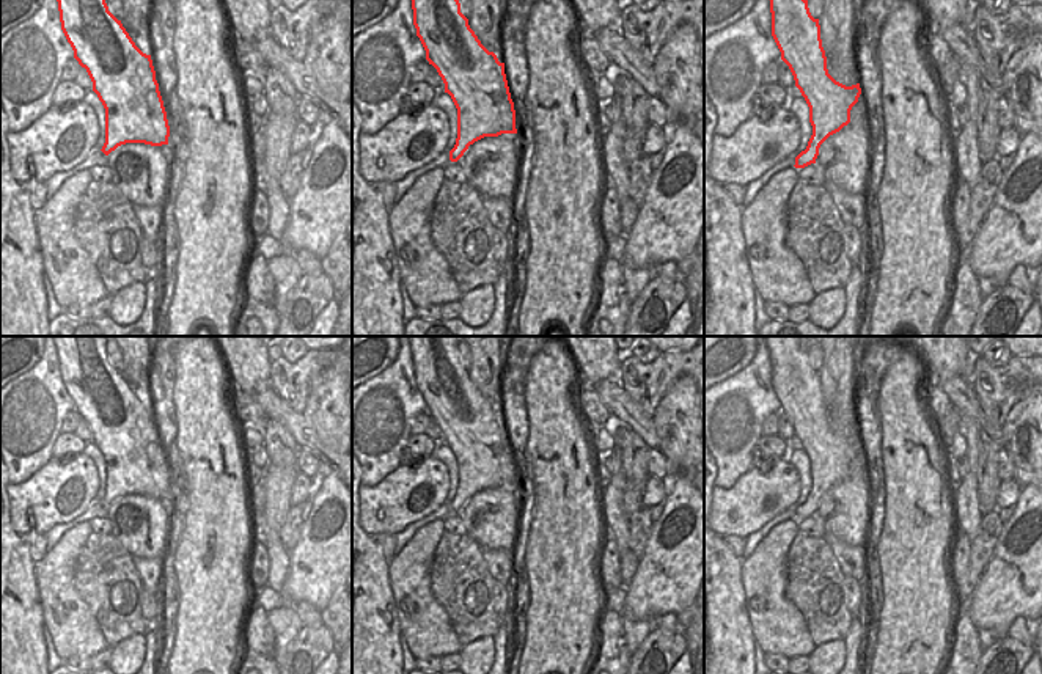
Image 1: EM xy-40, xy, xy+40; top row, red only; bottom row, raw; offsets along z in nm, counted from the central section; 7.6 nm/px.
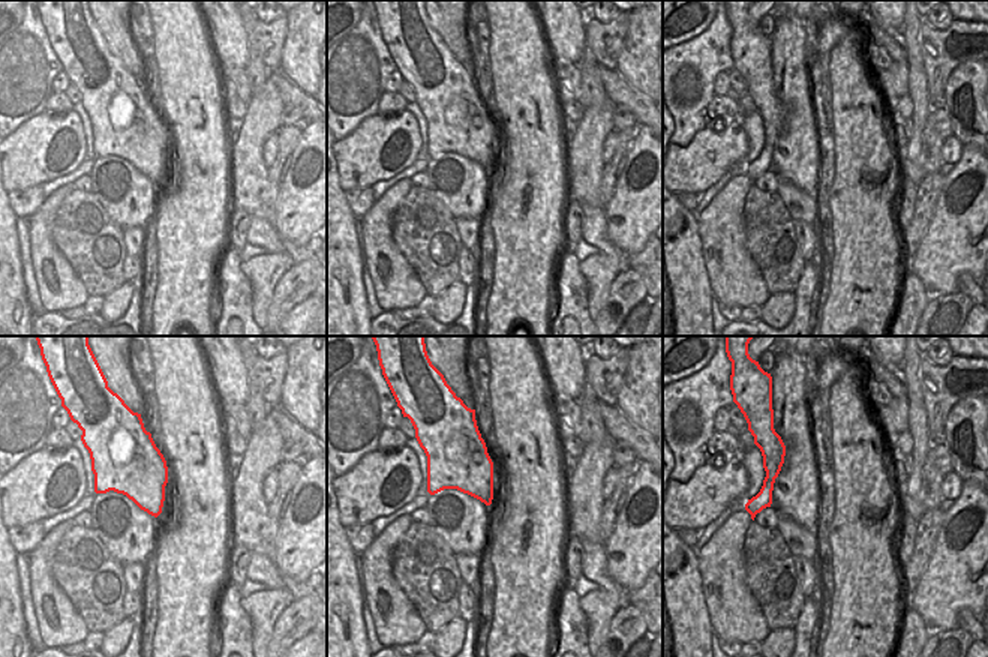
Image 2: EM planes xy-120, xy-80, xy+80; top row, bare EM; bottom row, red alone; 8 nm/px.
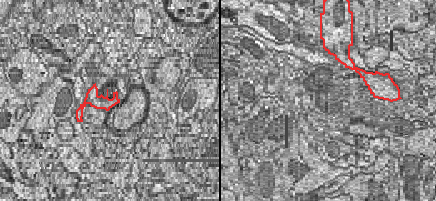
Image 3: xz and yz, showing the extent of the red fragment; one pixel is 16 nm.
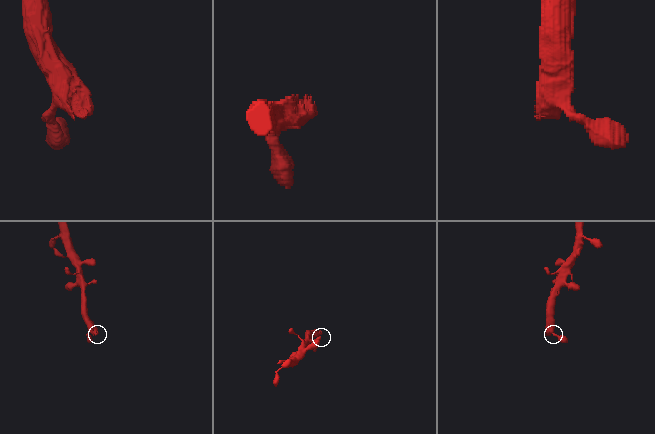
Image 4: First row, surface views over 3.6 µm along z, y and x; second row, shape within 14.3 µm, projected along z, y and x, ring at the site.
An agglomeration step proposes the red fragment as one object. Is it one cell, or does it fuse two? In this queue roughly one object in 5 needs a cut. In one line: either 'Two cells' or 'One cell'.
One cell.

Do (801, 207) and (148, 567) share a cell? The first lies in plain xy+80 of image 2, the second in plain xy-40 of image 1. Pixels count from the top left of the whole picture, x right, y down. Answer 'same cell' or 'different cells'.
same cell

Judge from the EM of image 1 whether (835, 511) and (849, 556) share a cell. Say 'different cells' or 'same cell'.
different cells

